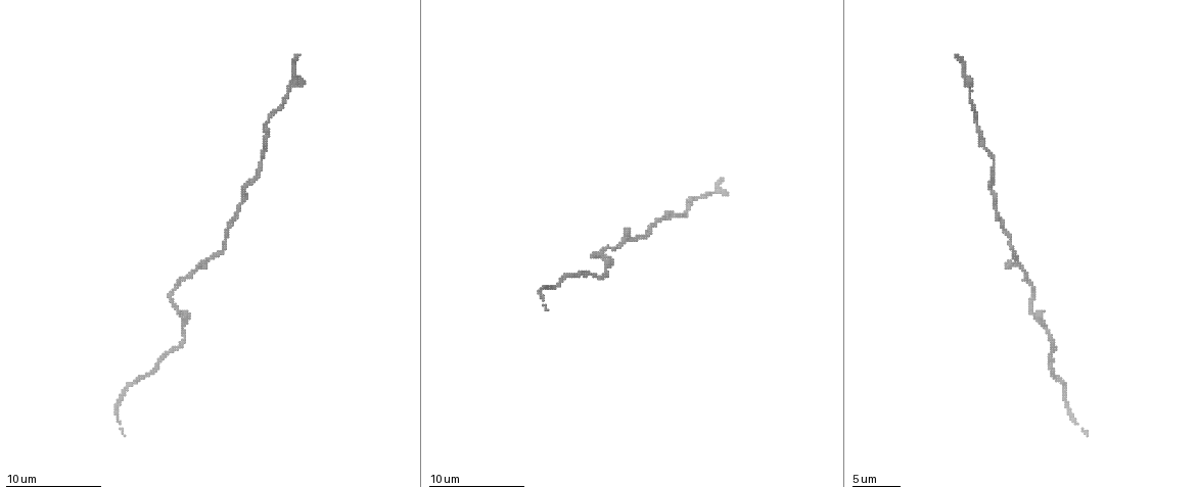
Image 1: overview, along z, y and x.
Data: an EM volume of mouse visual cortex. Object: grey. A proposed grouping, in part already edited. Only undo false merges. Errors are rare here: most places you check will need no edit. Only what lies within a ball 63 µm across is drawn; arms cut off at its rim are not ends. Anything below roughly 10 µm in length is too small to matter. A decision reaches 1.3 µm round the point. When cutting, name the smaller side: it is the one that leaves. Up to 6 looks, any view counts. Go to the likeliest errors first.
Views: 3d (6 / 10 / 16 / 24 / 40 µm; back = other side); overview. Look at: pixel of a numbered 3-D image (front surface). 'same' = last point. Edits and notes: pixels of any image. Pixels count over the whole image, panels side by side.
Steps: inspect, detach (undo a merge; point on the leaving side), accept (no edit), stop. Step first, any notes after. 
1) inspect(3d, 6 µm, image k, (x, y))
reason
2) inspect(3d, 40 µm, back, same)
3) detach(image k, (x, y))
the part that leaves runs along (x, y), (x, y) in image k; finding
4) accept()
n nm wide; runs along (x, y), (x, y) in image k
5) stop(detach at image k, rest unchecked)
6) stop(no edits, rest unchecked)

inspect(3d, 16 µm, image 1, (1015, 259))
three-way junction

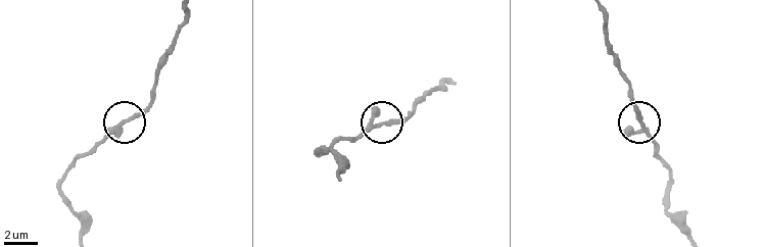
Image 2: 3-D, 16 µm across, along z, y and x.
inspect(3d, 6 µm, image 2, (639, 120))
zoom in

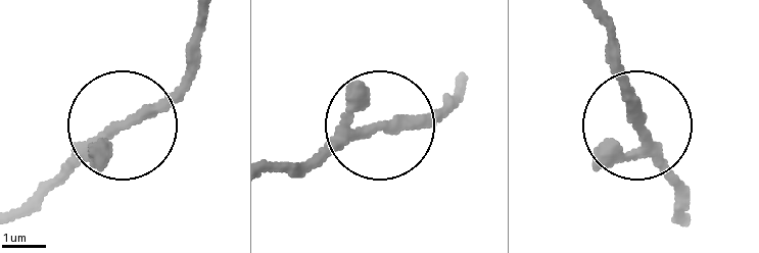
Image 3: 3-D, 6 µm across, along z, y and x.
accept()
200 nm wide; runs along (635, 124), (617, 62) in image 3; all the same neuron

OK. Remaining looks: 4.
inspect(3d, 10 µm, image 1, (1044, 322))
calibre changes

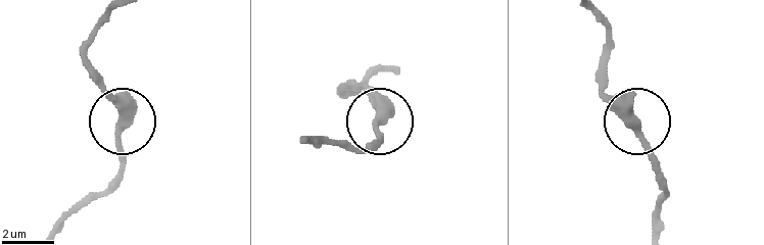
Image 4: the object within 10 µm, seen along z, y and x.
accept()
runs along (381, 71), (341, 89), (366, 95), (381, 146) in image 4; one neuron here

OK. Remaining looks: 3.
inspect(3d, 10 µm, image 1, (256, 172))
sudden change in width

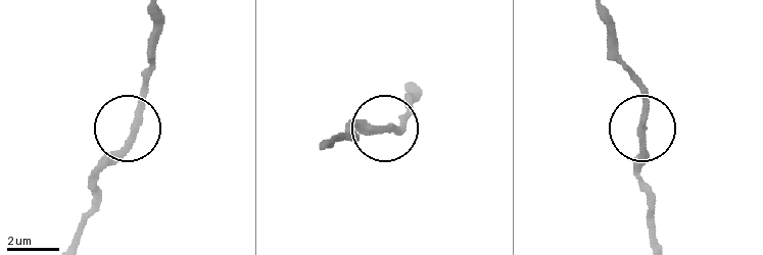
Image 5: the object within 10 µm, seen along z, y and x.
inspect(3d, 6 µm, image 5, (641, 130))
closer look

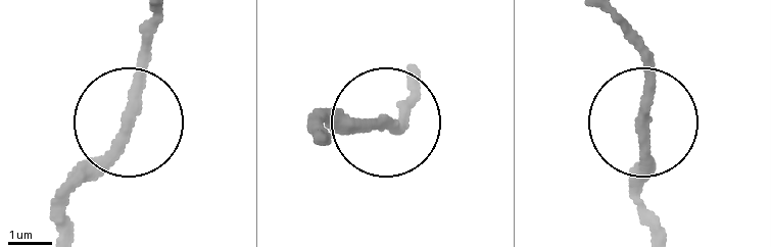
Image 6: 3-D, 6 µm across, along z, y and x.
accept()
250 nm wide; runs along (54, 232), (61, 199), (128, 121), (142, 27) in image 6; all the same neuron

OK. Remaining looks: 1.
stop(no edits, rest unchecked)

